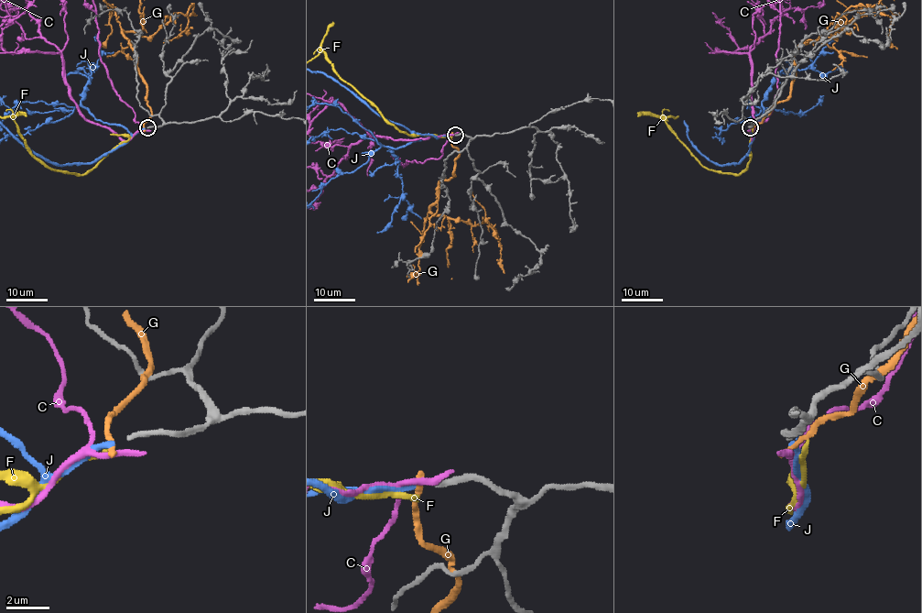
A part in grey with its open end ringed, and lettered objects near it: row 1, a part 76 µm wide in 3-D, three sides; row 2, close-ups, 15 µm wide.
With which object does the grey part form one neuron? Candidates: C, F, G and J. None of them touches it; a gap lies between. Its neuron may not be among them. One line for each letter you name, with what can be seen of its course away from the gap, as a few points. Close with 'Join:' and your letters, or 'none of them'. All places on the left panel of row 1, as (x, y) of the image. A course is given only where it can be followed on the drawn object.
Join: J

